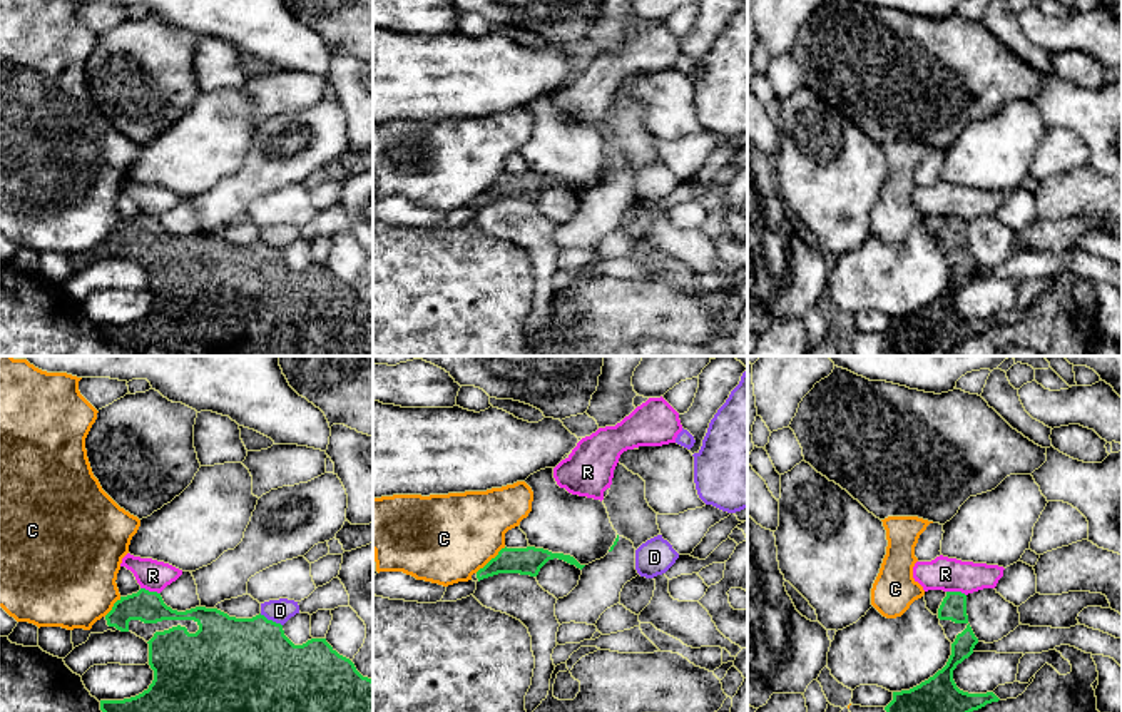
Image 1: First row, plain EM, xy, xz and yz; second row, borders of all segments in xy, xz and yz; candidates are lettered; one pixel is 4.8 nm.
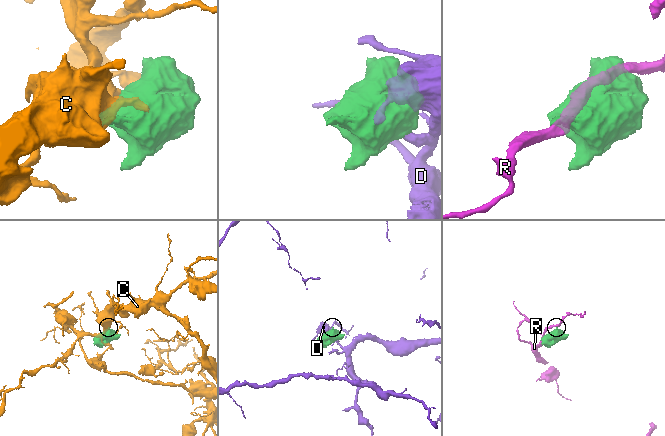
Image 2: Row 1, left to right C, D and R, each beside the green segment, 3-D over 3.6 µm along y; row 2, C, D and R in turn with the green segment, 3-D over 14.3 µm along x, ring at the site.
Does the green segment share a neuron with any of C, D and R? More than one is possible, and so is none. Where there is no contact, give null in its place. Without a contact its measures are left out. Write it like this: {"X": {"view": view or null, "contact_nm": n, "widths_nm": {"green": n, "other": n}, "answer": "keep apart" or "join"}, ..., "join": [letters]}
{"C": {"view": "xz", "contact_nm": 200, "widths_nm": {"green": 130, "other": 440}, "answer": "keep apart"}, "D": {"view": "xy", "contact_nm": 130, "widths_nm": {"green": 440, "other": 110}, "answer": "keep apart"}, "R": {"view": "xy", "contact_nm": 100, "widths_nm": {"green": 150, "other": 150}, "answer": "keep apart"}, "join": []}

